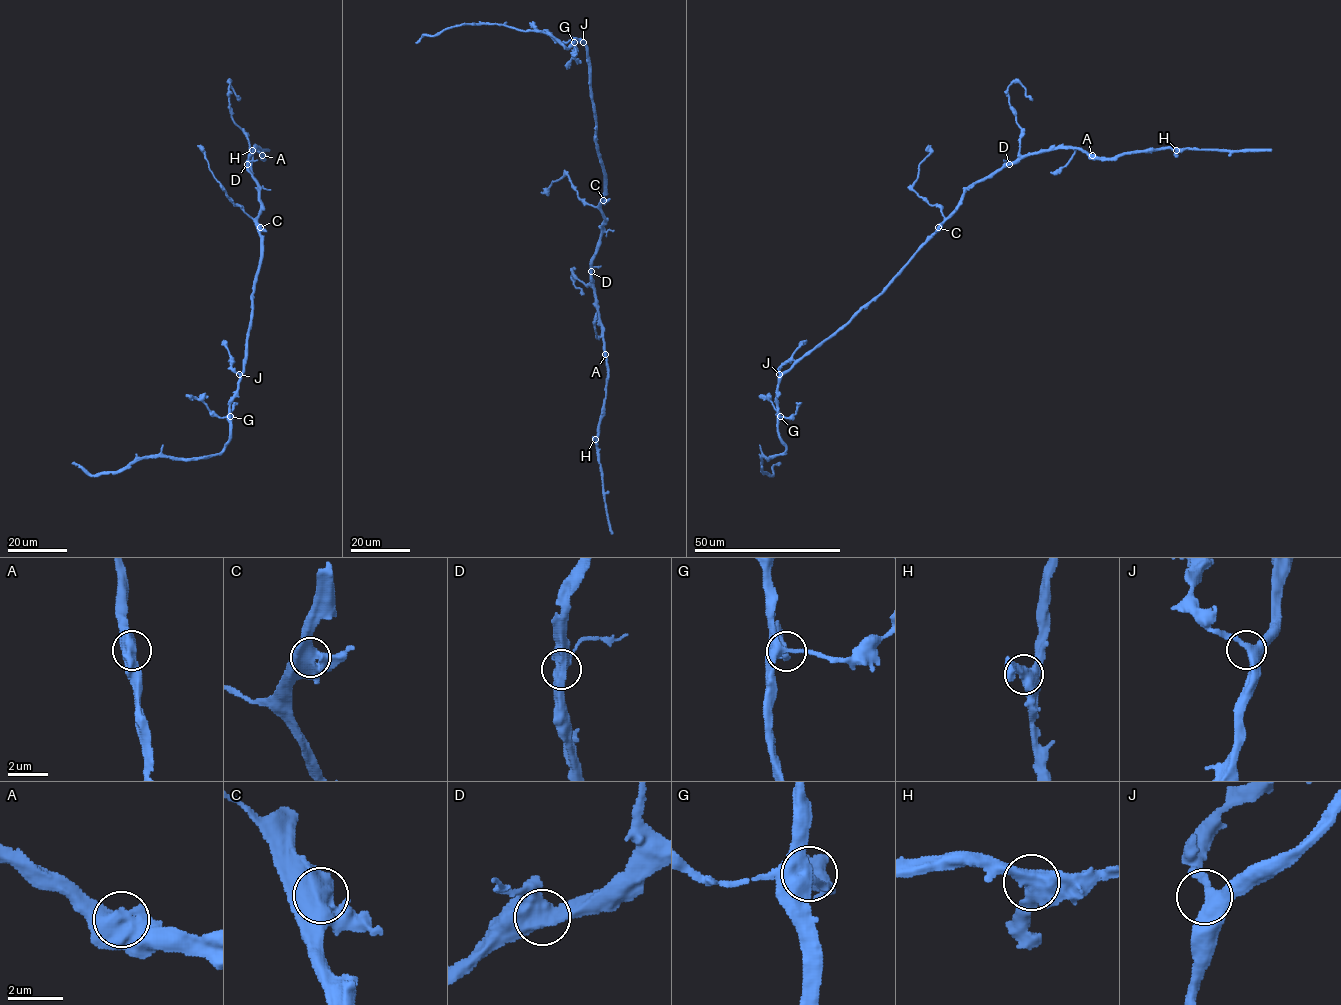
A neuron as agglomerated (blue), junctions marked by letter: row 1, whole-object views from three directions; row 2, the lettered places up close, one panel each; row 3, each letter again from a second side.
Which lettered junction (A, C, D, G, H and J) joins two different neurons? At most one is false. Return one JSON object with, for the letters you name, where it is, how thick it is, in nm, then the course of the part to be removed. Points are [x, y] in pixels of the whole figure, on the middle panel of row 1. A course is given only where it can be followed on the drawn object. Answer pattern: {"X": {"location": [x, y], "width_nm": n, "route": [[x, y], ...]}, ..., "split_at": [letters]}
{"split_at": []}

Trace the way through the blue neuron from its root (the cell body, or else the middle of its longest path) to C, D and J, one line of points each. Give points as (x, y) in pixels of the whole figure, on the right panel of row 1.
C: (907, 264), (938, 227)
D: (907, 264), (971, 186), (990, 178), (1008, 164)
J: (907, 264), (847, 323), (779, 374)

